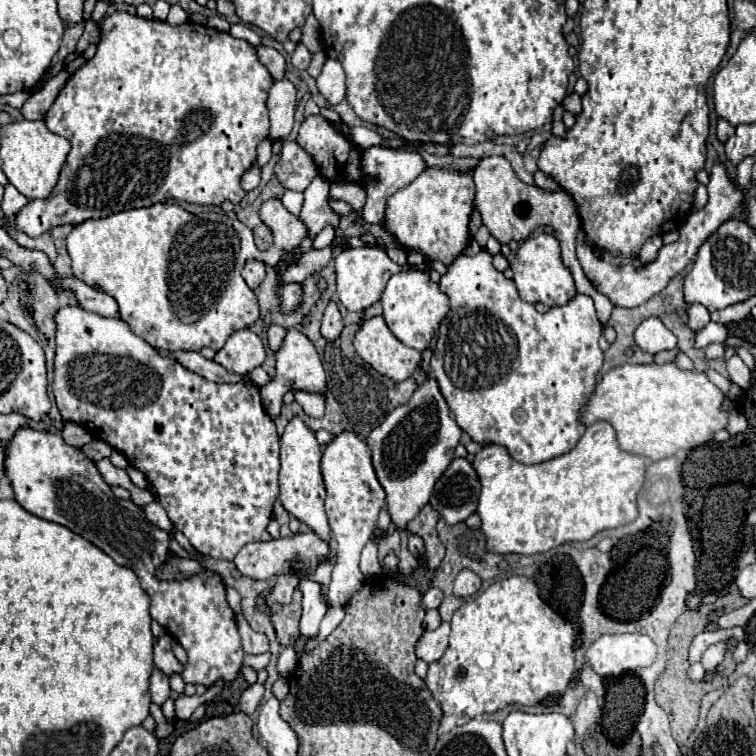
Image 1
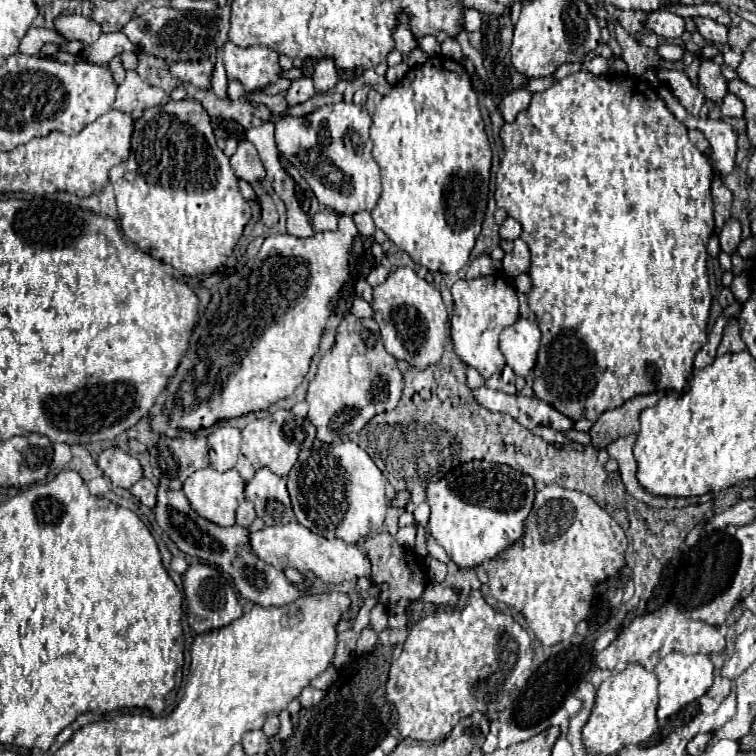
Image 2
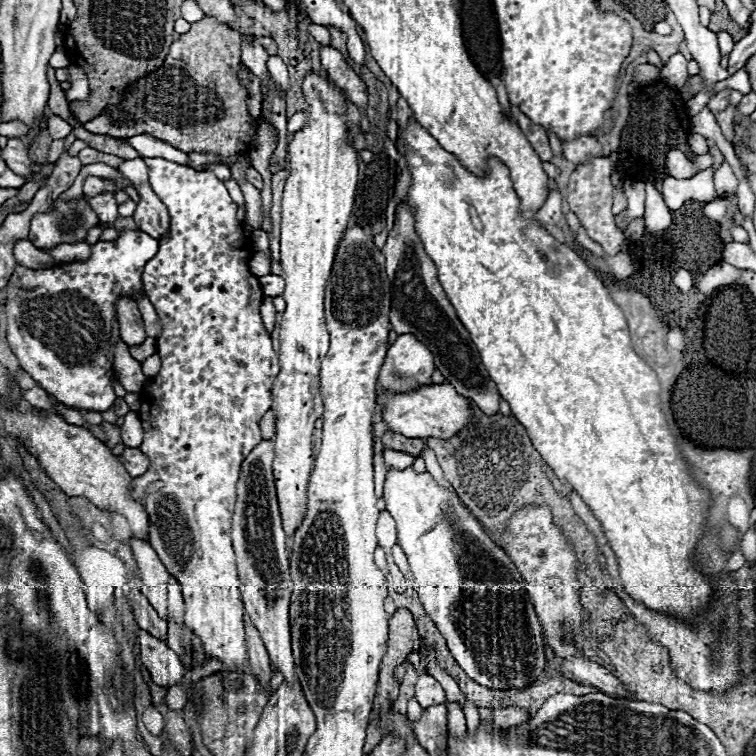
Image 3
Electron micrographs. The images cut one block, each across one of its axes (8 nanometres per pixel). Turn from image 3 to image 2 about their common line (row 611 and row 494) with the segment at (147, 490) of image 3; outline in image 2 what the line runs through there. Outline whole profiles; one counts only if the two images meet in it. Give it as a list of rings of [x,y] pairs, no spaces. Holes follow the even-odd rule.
[[[206,466],[206,468],[196,470],[192,476],[188,476],[182,490],[186,492],[186,498],[198,516],[202,516],[218,526],[232,526],[236,522],[234,520],[236,508],[244,500],[244,478],[238,474],[236,468],[218,472],[216,468]]]

